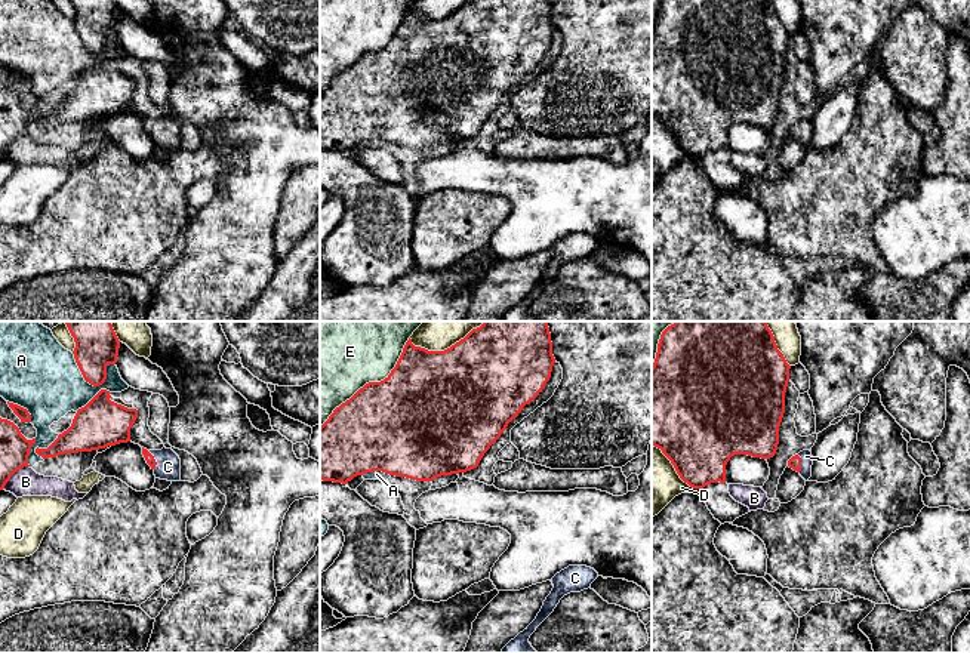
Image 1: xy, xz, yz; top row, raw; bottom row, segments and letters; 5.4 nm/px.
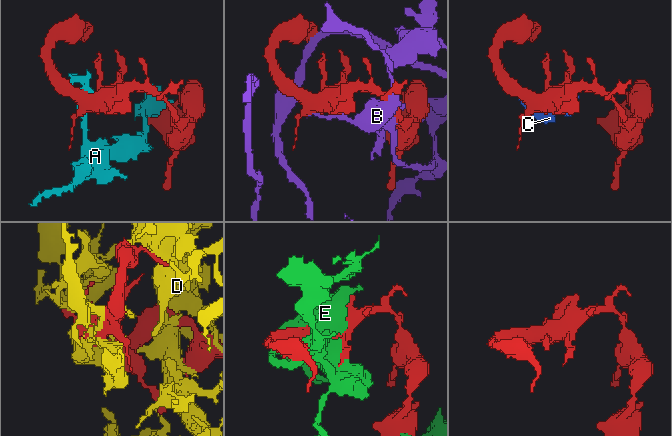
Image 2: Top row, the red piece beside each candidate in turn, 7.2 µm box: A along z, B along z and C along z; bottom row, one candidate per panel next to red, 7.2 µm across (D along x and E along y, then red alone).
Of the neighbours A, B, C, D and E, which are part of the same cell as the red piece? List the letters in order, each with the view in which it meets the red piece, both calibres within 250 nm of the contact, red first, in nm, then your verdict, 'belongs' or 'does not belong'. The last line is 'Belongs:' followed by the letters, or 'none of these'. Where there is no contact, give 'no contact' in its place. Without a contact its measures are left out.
A: contact in xy; calibres 240 and 380 nm; does not belong
B: contact in xy; calibres 160 and 150 nm; does not belong
C: contact in xy; calibres 50 and 130 nm; belongs
D: contact in xz; calibres 500 and 240 nm; does not belong
E: contact in xz; calibres 480 and 500 nm; does not belong
Belongs: C

